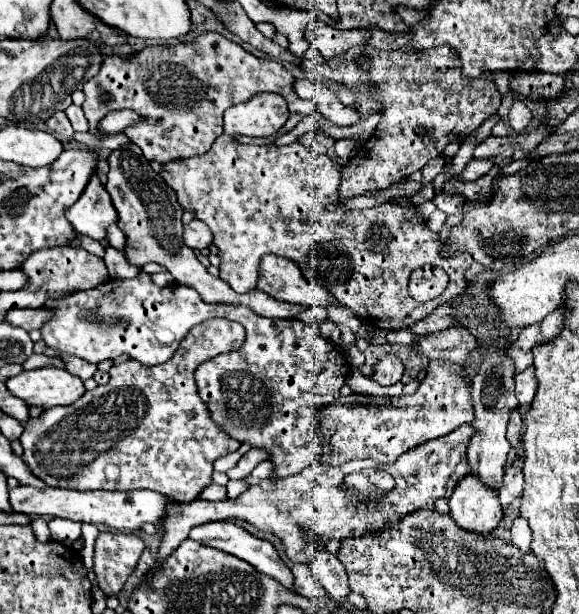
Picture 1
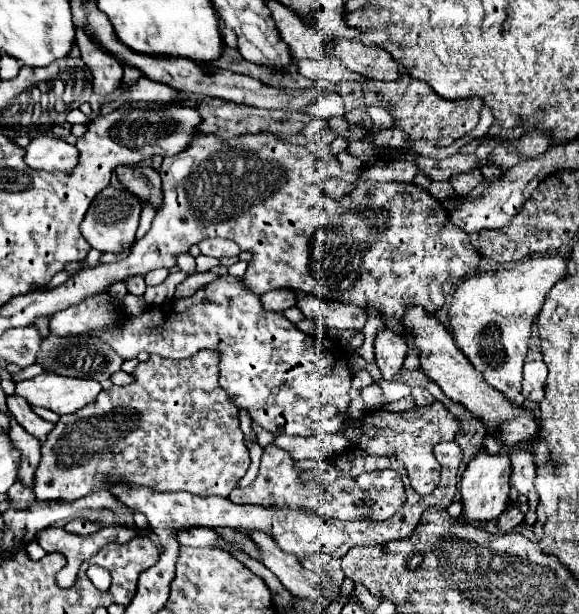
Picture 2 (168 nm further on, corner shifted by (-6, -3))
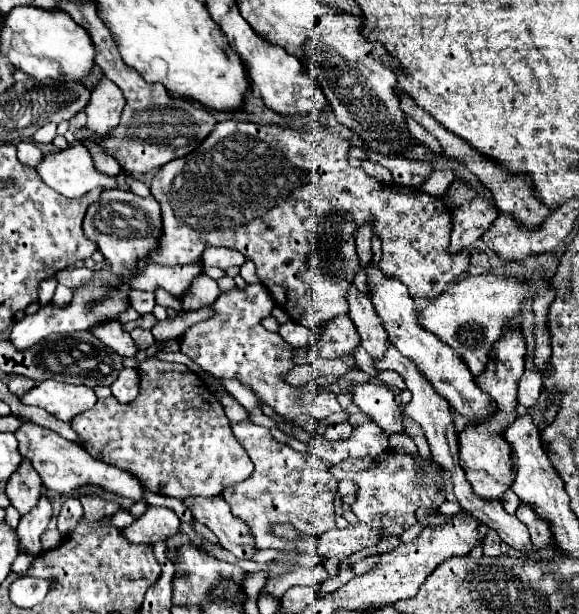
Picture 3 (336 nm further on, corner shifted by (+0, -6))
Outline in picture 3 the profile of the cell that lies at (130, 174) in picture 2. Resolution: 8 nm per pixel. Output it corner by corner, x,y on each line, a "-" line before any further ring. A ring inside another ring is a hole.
89,144
89,146
87,146
87,150
91,152
91,158
93,158
95,168
97,168
99,172
109,174
109,176
115,176
115,174
117,174
117,170
121,170
119,162
117,162
113,156
109,156
109,154
105,154
103,150
99,150
97,146

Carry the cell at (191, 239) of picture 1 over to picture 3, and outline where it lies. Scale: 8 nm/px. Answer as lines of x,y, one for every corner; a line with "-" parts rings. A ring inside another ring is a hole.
207,248
199,262
207,268
207,266
219,266
219,268
229,268
229,266
241,266
245,262
245,256
241,252
235,252
231,248

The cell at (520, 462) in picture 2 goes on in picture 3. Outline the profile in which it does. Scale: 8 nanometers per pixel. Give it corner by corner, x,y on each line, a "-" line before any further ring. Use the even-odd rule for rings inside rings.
519,502
517,514
515,514
527,528
531,534
531,542
535,548
545,548
551,542
551,532
547,522
543,522
535,510
531,510
531,506
527,506
527,502

